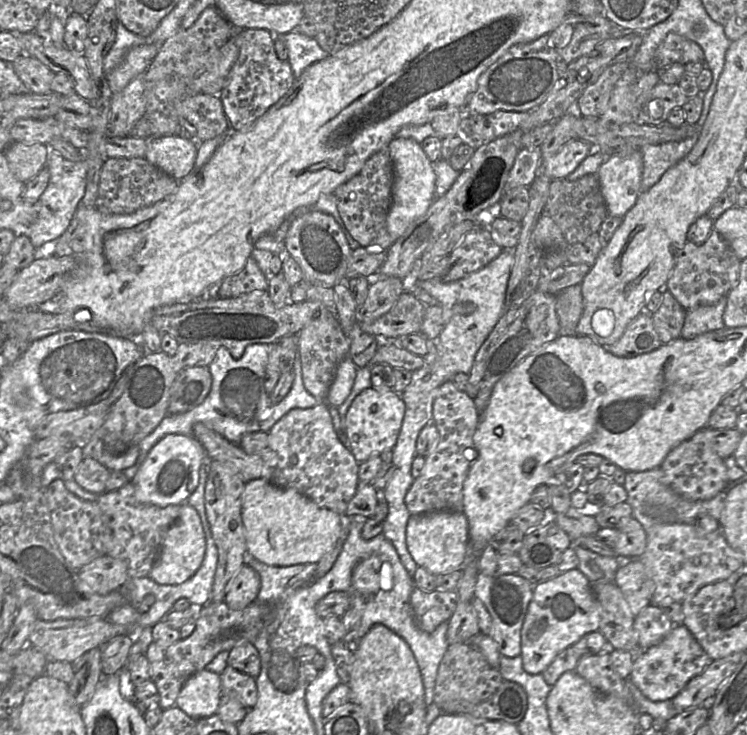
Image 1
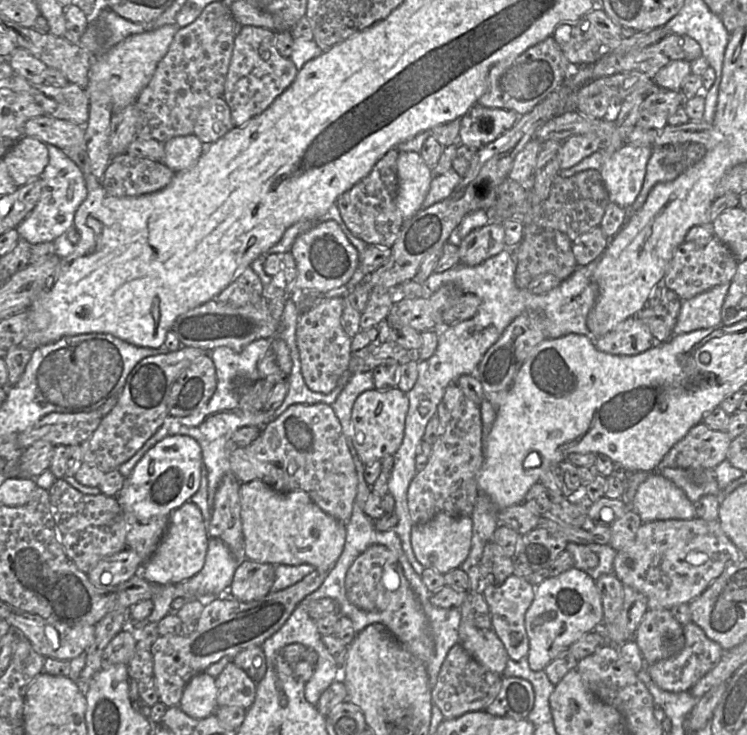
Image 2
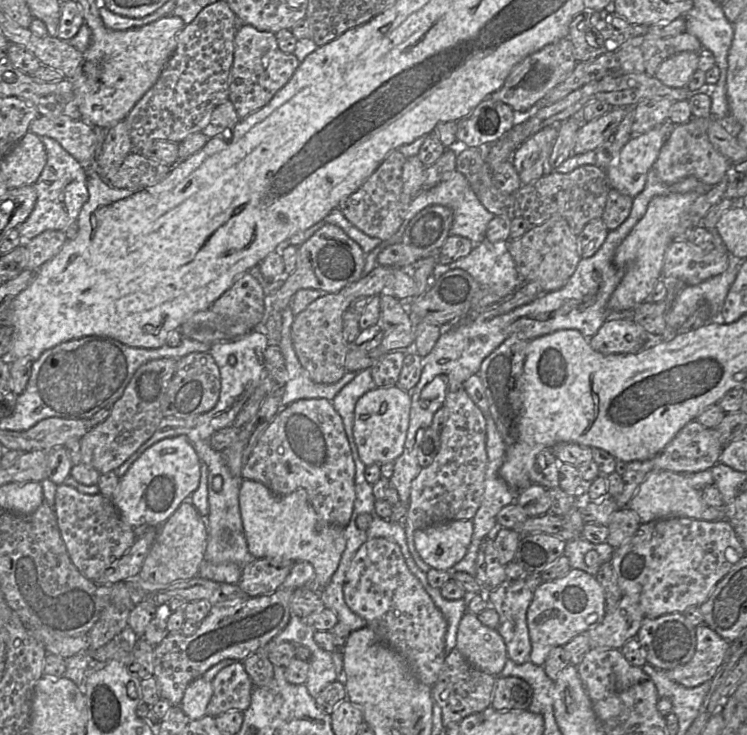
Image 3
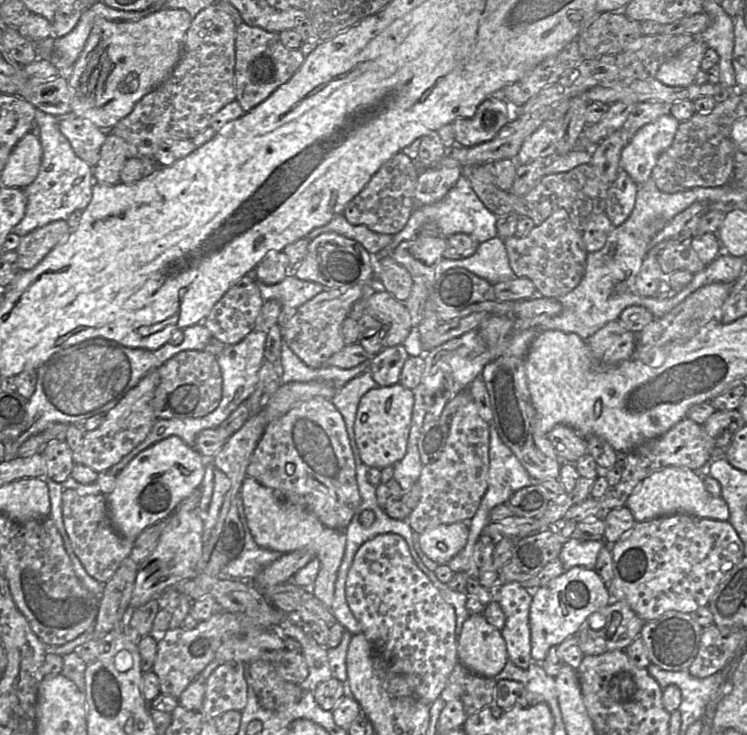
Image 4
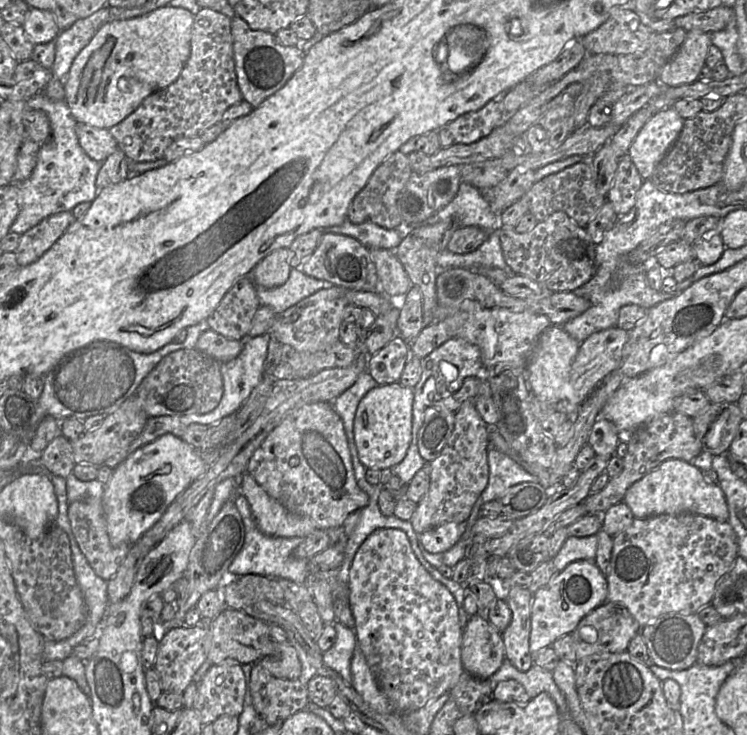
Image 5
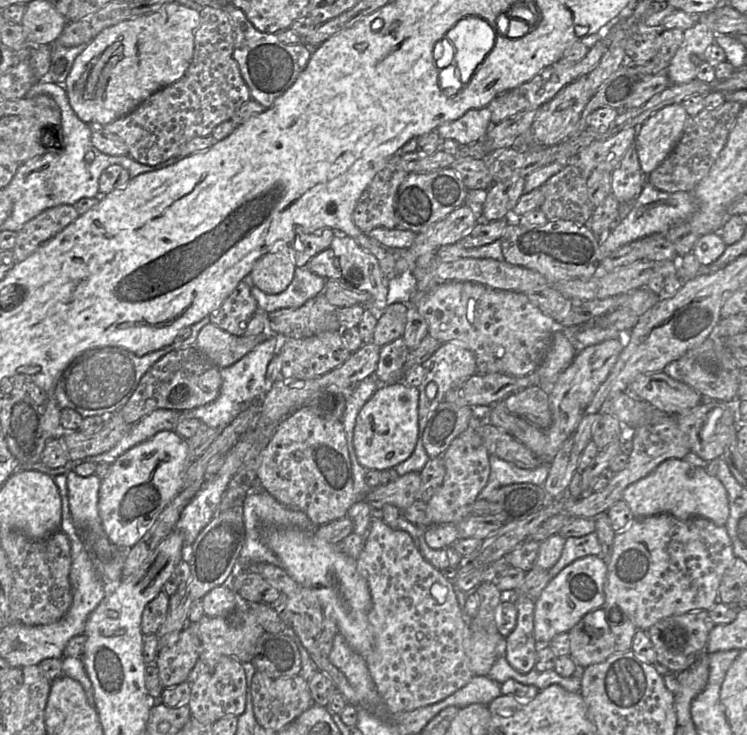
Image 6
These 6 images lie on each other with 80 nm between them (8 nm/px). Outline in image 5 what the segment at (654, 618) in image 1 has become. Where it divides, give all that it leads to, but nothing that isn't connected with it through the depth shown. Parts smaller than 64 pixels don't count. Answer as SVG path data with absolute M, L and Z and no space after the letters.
M666 613L643 626L640 634L646 644L651 665L669 670L685 670L697 662L698 646L707 626L698 614Z

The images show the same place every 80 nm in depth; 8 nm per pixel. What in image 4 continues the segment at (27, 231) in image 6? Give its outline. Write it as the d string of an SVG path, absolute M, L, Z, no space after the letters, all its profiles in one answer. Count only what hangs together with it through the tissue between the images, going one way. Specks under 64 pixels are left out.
M56 220L21 237L20 244L15 249L20 272L33 269L69 233L67 221Z

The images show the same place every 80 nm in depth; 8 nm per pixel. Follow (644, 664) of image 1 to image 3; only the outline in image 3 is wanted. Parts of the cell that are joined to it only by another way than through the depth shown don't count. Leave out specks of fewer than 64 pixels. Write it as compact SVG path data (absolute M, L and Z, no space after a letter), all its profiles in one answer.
M705 624L695 627L696 649L692 659L666 671L667 676L678 684L694 688L711 681L724 662L731 643Z

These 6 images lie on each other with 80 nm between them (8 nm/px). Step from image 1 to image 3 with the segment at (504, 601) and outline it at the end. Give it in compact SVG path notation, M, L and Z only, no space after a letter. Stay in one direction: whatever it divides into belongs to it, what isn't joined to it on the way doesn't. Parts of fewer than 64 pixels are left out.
M505 580L490 591L489 607L499 614L498 633L502 636L508 658L516 664L530 660L531 641L527 626L527 610L534 591L522 580Z

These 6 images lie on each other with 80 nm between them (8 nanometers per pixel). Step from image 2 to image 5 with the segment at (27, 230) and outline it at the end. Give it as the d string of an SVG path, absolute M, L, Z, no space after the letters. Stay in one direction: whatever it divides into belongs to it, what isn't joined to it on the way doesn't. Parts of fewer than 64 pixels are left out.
M39 92L27 100L26 109L44 111L49 118L52 134L40 147L31 176L16 184L20 210L10 231L19 235L52 214L71 211L82 202L92 203L99 190L96 177L102 165L102 162L91 159L81 148L76 134L78 122L65 100L51 100L43 92Z

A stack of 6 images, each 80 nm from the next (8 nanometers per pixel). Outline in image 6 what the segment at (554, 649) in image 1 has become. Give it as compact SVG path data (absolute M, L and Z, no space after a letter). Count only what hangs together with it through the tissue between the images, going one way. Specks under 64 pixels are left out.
M586 556L575 560L542 590L534 606L534 639L537 647L548 645L561 633L568 633L587 613L603 607L607 562L600 556Z

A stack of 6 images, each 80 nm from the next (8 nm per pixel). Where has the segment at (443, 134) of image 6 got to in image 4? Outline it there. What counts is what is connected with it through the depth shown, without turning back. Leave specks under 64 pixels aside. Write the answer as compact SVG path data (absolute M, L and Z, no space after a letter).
M491 96L483 101L471 118L452 122L456 145L473 147L492 140L517 112L501 97Z

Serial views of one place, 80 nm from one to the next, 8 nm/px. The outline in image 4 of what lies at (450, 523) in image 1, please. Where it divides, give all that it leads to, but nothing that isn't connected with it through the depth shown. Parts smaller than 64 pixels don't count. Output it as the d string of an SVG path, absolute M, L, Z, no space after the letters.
M469 522L440 525L419 535L419 544L425 555L438 565L446 565L466 545Z

